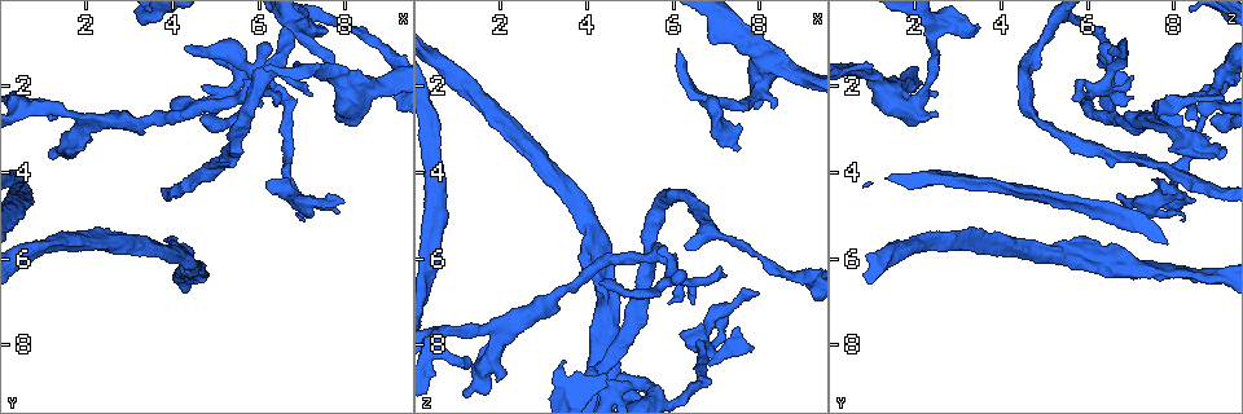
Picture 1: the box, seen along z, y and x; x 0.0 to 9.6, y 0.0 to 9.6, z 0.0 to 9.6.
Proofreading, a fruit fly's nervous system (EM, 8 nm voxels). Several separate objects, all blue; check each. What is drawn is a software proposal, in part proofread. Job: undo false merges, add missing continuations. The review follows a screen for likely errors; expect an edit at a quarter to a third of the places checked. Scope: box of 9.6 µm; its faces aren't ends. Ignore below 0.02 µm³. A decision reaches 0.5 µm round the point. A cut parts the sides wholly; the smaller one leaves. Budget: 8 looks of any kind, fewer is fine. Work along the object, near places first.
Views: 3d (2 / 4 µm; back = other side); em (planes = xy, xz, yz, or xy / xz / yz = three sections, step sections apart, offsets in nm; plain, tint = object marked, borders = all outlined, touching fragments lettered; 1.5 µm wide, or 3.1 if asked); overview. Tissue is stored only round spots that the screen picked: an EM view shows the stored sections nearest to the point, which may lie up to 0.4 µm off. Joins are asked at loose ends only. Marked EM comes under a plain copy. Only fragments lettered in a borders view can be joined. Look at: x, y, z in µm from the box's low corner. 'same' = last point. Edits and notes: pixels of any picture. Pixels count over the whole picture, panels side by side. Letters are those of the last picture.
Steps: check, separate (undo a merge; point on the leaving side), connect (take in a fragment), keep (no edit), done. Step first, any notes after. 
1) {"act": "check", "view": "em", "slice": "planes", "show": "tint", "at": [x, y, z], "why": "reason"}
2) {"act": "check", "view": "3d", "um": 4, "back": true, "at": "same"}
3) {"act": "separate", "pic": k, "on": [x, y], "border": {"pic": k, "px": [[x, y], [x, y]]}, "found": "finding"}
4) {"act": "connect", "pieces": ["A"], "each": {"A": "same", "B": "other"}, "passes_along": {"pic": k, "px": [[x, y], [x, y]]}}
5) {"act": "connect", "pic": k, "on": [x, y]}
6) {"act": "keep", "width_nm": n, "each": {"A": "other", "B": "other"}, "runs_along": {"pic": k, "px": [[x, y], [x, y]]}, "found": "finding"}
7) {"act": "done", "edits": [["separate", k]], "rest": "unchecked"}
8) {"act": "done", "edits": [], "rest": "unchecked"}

{"act": "check", "view": "em", "slice": "planes", "show": "borders", "at": [7.55, 0.70, 3.45], "why": "branch stops here"}

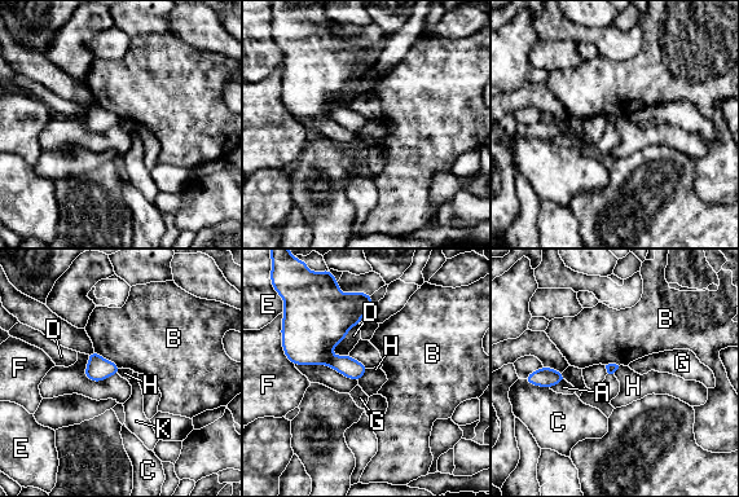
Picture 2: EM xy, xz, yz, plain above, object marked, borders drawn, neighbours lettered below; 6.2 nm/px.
{"act": "keep", "each": {"A": "other", "B": "other", "C": "other", "D": "other", "E": "other", "F": "other", "G": "other", "H": "other", "K": "other"}, "border": {"pic": 2, "px": [[368, 369], [357, 381]]}, "found": "none of them fits"}

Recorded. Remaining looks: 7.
{"act": "check", "view": "3d", "um": 2, "at": [4.80, 2.50, 9.05], "why": "sharp bend"}

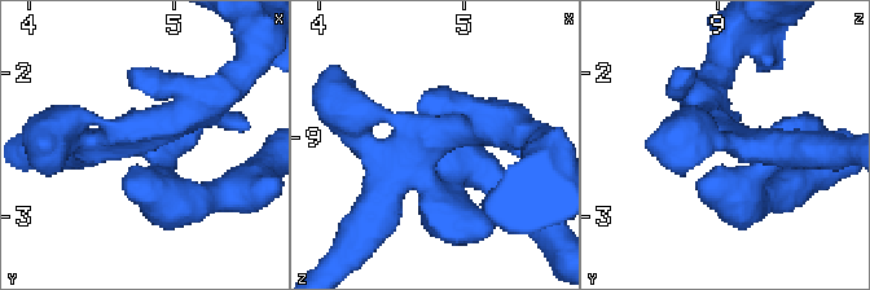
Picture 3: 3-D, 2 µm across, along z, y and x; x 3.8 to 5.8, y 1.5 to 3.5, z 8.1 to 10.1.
{"act": "check", "view": "em", "slice": "planes", "show": "borders", "at": [4.80, 2.48, 9.10], "why": "now the EM"}

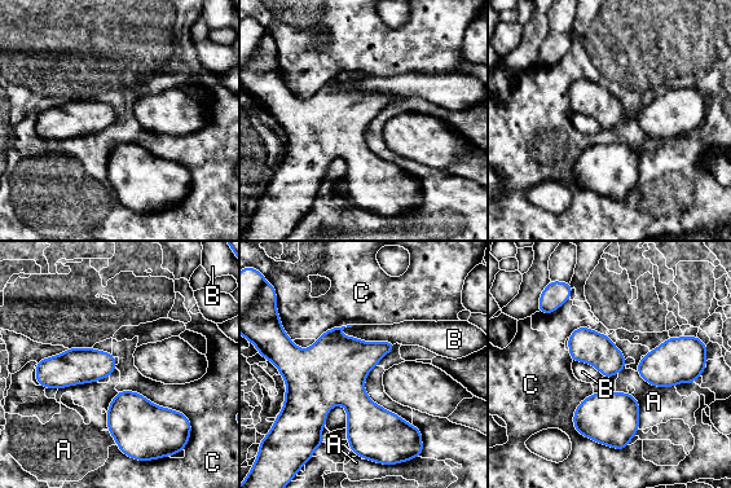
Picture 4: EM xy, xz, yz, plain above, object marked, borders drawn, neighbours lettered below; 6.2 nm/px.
{"act": "keep", "each": {"A": "other", "B": "other", "C": "other"}, "border": {"pic": 4, "px": [[577, 404], [580, 434], [628, 445]]}, "found": "all the same neuron"}

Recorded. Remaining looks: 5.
{"act": "check", "view": "3d", "um": 4, "at": [5.65, 2.85, 4.80]}

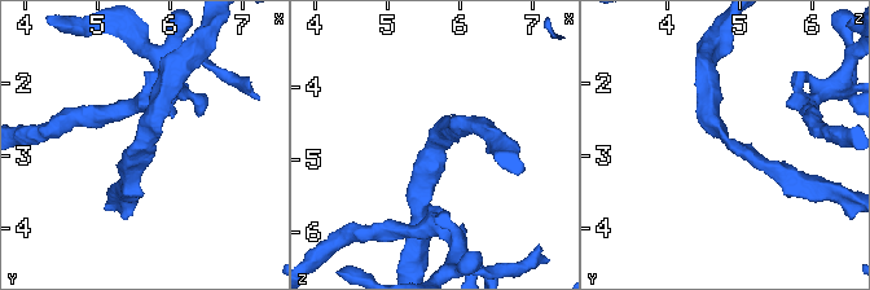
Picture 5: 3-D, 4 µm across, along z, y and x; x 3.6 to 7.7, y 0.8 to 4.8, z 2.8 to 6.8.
{"act": "check", "view": "em", "slice": "xy", "step": 4, "show": "tint", "at": [5.65, 2.80, 4.85], "arm_widths_nm": [220, 260]}

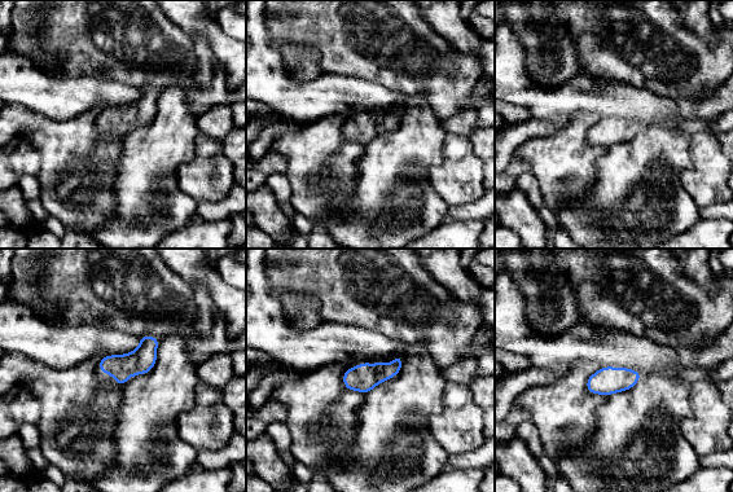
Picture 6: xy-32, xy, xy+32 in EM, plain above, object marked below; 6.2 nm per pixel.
{"act": "check", "view": "em", "slice": "xy", "step": 4, "show": "borders", "at": "same"}

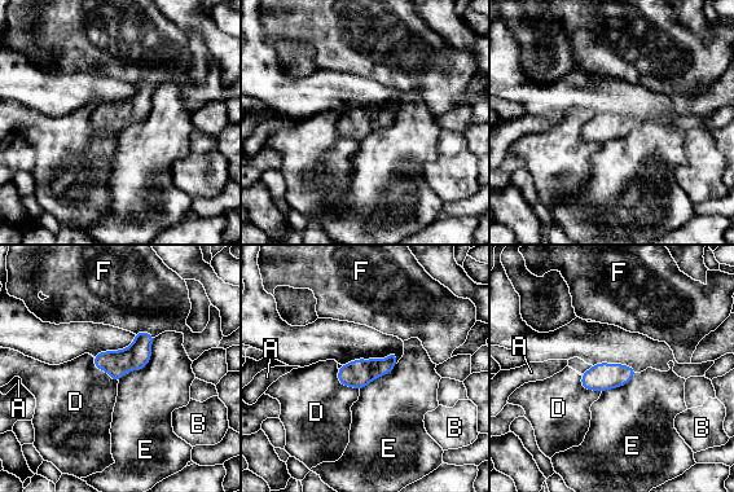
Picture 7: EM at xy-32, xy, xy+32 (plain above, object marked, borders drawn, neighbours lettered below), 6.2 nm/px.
{"act": "keep", "each": {"A": "other", "B": "other", "D": "other", "E": "other", "F": "other"}, "border": {"pic": 7, "px": [[92, 357], [99, 369], [118, 382]]}, "found": "all the same neuron"}

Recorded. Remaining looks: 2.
{"act": "done", "edits": [], "rest": "unchecked"}

